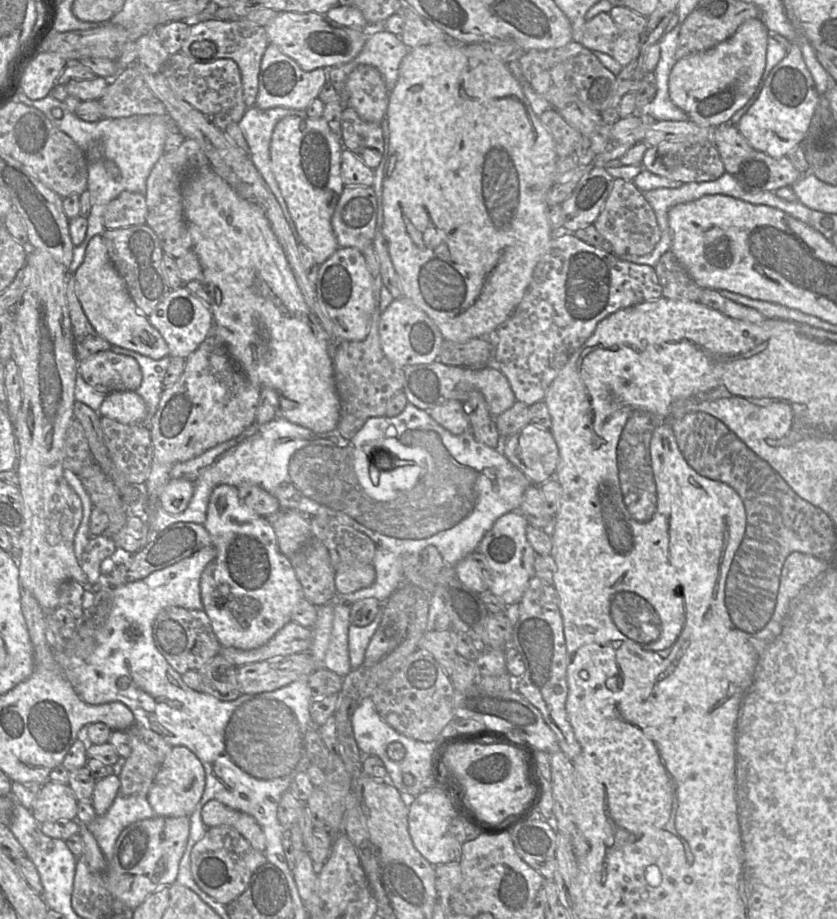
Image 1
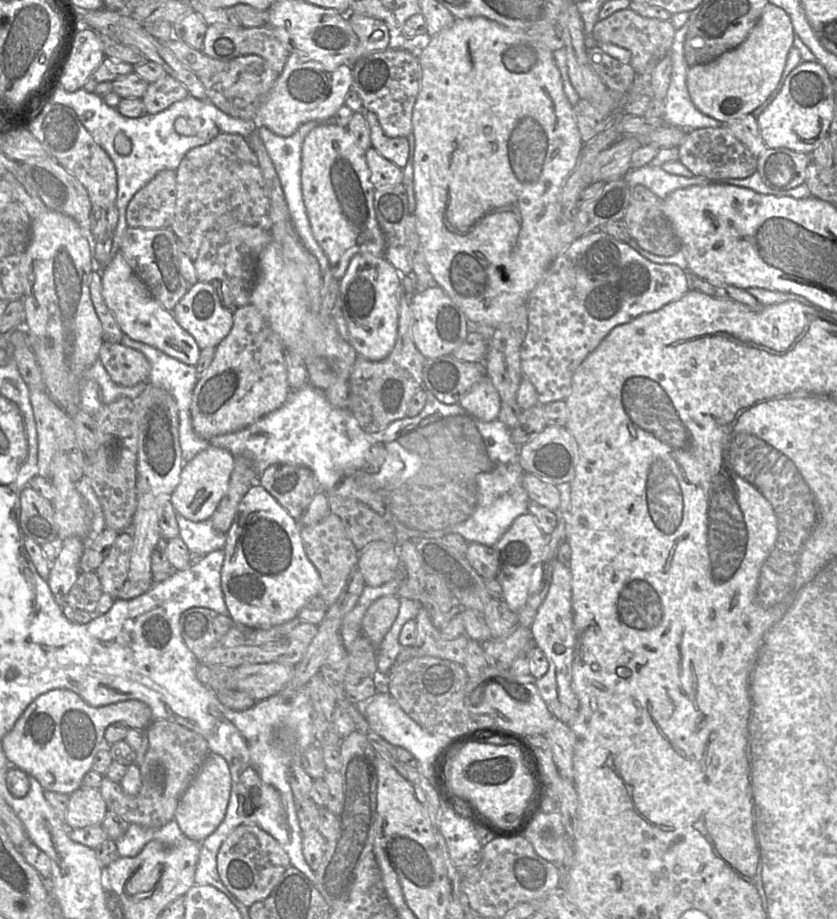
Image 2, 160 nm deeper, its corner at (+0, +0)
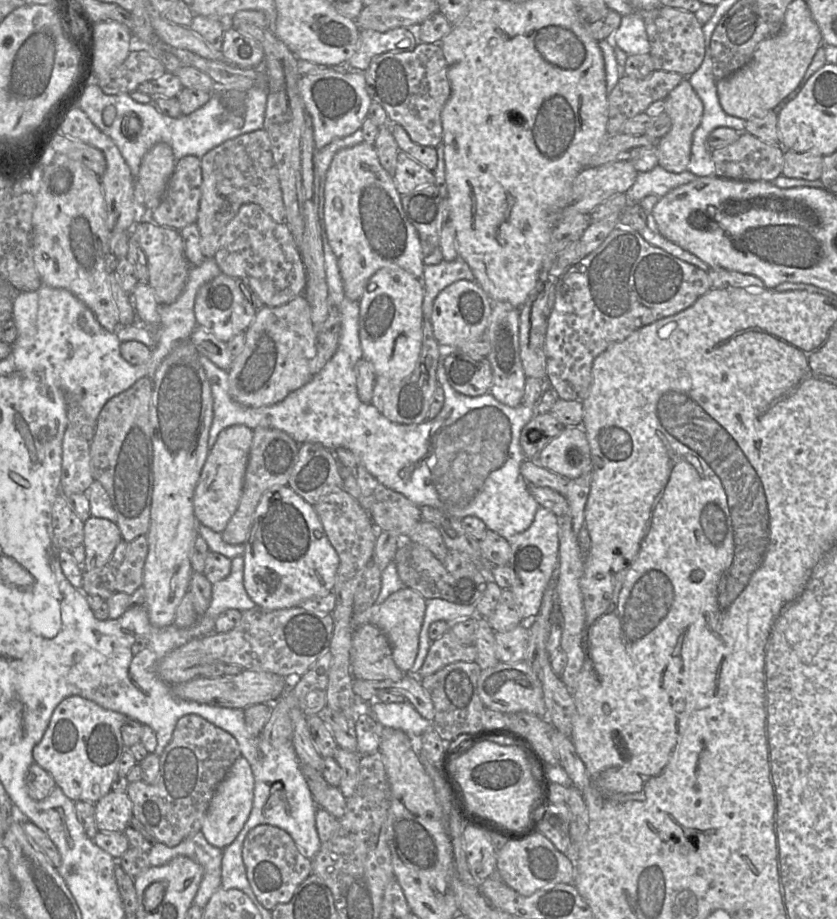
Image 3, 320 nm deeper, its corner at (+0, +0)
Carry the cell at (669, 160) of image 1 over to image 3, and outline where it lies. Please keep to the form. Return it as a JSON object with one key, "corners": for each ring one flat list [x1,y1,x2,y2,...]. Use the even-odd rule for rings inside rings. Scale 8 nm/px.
{"corners":[[742,132,738,140,724,148,711,151,714,176,740,181,772,182,782,175,785,150,780,145,768,145,752,135]]}

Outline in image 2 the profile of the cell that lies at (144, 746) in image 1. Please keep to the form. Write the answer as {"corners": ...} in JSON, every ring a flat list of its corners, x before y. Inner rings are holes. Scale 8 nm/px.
{"corners":[[156,720,145,728,148,749,139,764,141,788,137,794,126,794,120,783,103,776,99,792,108,810,116,812,130,824,160,828,174,820,183,793,189,787,210,753,206,740,196,732,169,720]]}

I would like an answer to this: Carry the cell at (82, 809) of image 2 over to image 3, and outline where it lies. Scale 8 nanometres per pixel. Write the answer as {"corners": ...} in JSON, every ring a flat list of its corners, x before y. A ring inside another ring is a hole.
{"corners":[[111,791,95,803,99,831,124,832,133,818,132,802,126,792]]}

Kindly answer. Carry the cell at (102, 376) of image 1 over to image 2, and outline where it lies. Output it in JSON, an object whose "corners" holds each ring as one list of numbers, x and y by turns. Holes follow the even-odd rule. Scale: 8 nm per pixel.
{"corners":[[103,343,97,360,116,384,125,387,147,381,150,373,146,357,121,343]]}

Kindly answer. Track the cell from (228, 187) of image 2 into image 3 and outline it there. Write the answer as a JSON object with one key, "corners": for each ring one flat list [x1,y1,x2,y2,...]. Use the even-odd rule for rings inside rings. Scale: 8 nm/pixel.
{"corners":[[255,130,211,149,201,157,201,169,202,195,195,223,204,259,214,256,225,226,243,205,256,204,275,222,285,222,279,173,267,131]]}

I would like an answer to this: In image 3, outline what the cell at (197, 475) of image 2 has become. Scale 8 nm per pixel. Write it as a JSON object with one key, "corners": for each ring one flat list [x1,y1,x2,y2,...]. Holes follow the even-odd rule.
{"corners":[[235,425,222,430,211,446,193,495,194,514,200,525,222,533,237,510,254,430]]}

